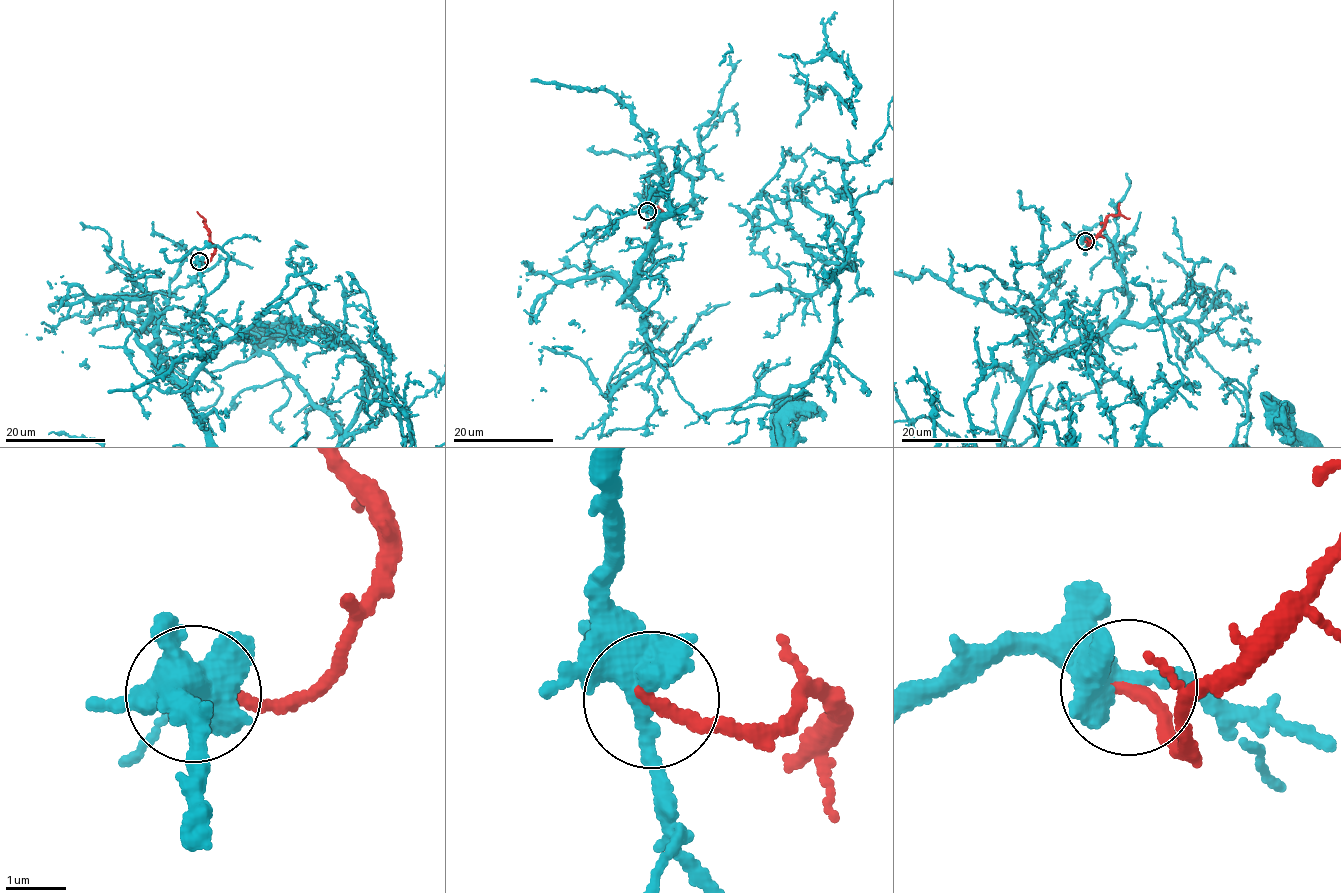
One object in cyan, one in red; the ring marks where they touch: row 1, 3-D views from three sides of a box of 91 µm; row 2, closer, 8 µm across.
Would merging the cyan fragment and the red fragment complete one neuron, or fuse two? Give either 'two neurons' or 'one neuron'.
two neurons

